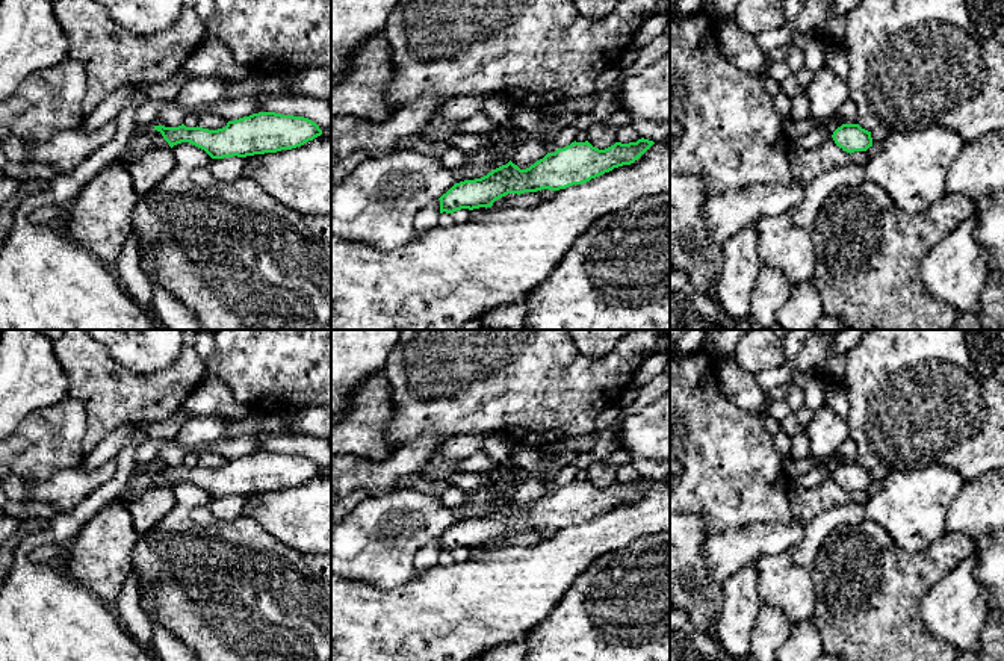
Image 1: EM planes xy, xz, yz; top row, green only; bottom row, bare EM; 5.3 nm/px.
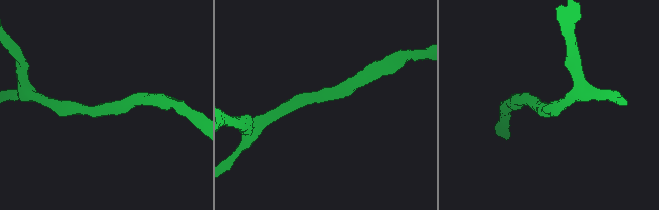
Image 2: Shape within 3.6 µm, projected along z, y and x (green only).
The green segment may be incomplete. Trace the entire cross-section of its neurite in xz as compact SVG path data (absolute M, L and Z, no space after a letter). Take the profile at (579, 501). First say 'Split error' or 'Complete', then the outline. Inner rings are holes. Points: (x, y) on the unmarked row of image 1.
Complete. M641 476L637 481L615 481L599 489L588 479L575 479L555 492L547 492L526 508L520 508L510 499L481 517L455 522L438 537L440 552L452 554L461 548L487 548L508 532L520 534L541 528L559 529L582 523L614 507L634 502L653 483L653 479Z

